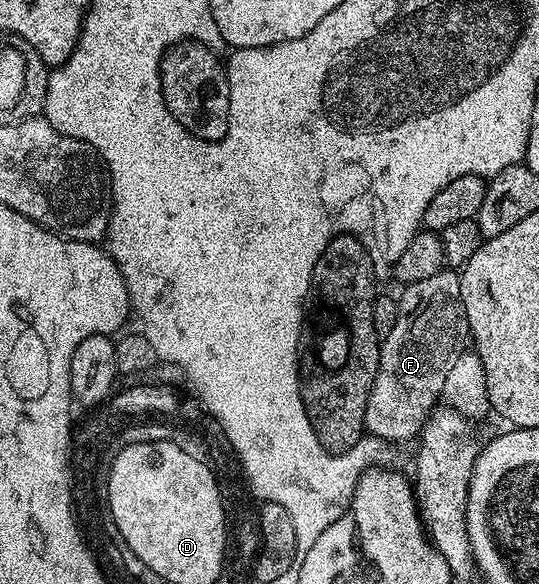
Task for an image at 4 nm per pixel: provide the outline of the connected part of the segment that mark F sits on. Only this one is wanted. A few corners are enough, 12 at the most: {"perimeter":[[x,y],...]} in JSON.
{"perimeter":[[461,278],[406,284],[364,415],[414,440],[471,337]]}

